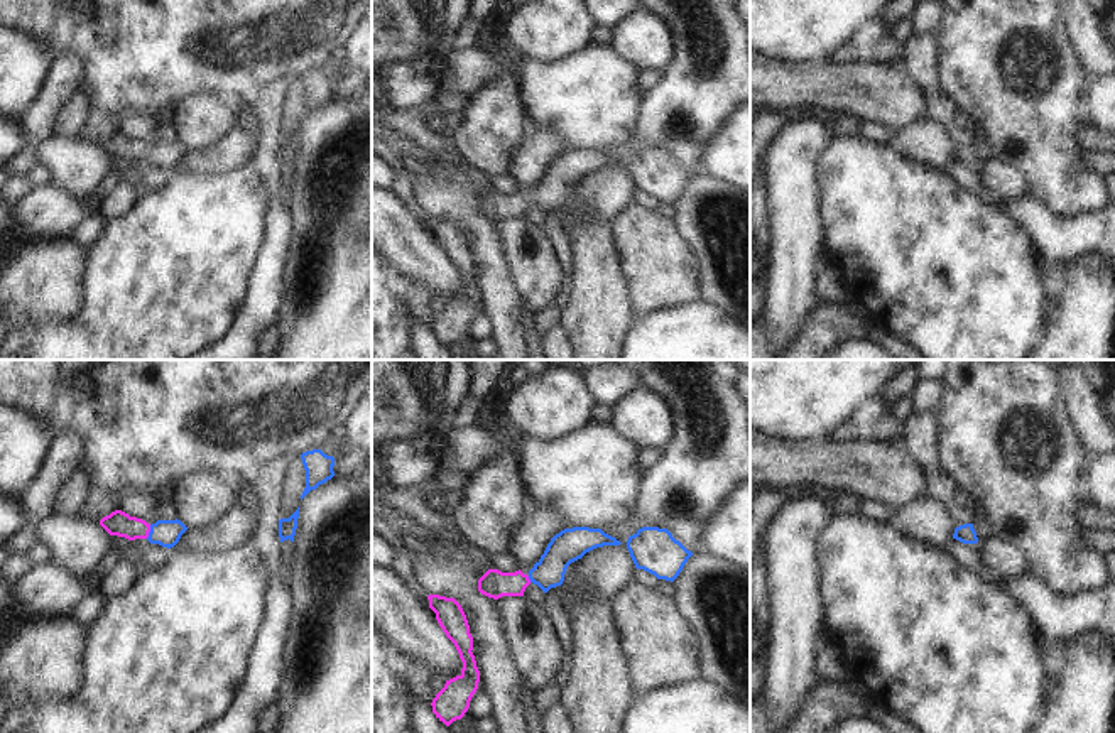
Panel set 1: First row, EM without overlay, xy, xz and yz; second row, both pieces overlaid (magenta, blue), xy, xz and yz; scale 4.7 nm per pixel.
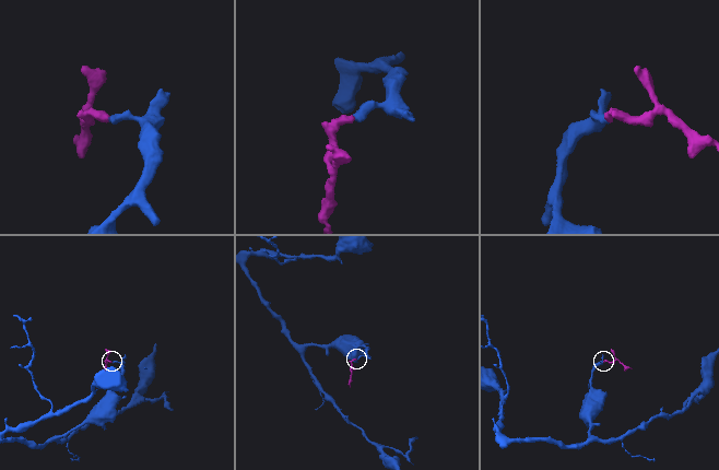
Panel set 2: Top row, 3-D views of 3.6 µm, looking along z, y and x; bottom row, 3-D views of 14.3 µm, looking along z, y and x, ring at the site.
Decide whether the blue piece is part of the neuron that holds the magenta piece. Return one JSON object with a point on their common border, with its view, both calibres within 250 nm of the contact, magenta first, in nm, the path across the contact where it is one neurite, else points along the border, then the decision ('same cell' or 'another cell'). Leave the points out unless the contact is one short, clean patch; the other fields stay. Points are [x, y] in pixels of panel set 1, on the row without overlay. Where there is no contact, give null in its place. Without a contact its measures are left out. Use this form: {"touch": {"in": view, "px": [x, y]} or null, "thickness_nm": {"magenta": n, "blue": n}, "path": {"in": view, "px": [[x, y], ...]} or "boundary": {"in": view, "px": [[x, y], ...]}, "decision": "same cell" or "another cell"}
{"touch": {"in": "xy", "px": [149, 152]}, "thickness_nm": {"magenta": 120, "blue": 130}, "path": {"in": "xy", "px": [[120, 146], [149, 152], [164, 154]]}, "decision": "same cell"}

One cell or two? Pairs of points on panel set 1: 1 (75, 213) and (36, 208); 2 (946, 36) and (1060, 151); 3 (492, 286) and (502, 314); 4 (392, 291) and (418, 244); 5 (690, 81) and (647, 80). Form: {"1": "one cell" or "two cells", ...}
{"1": "one cell", "2": "one cell", "3": "one cell", "4": "two cells", "5": "two cells"}

